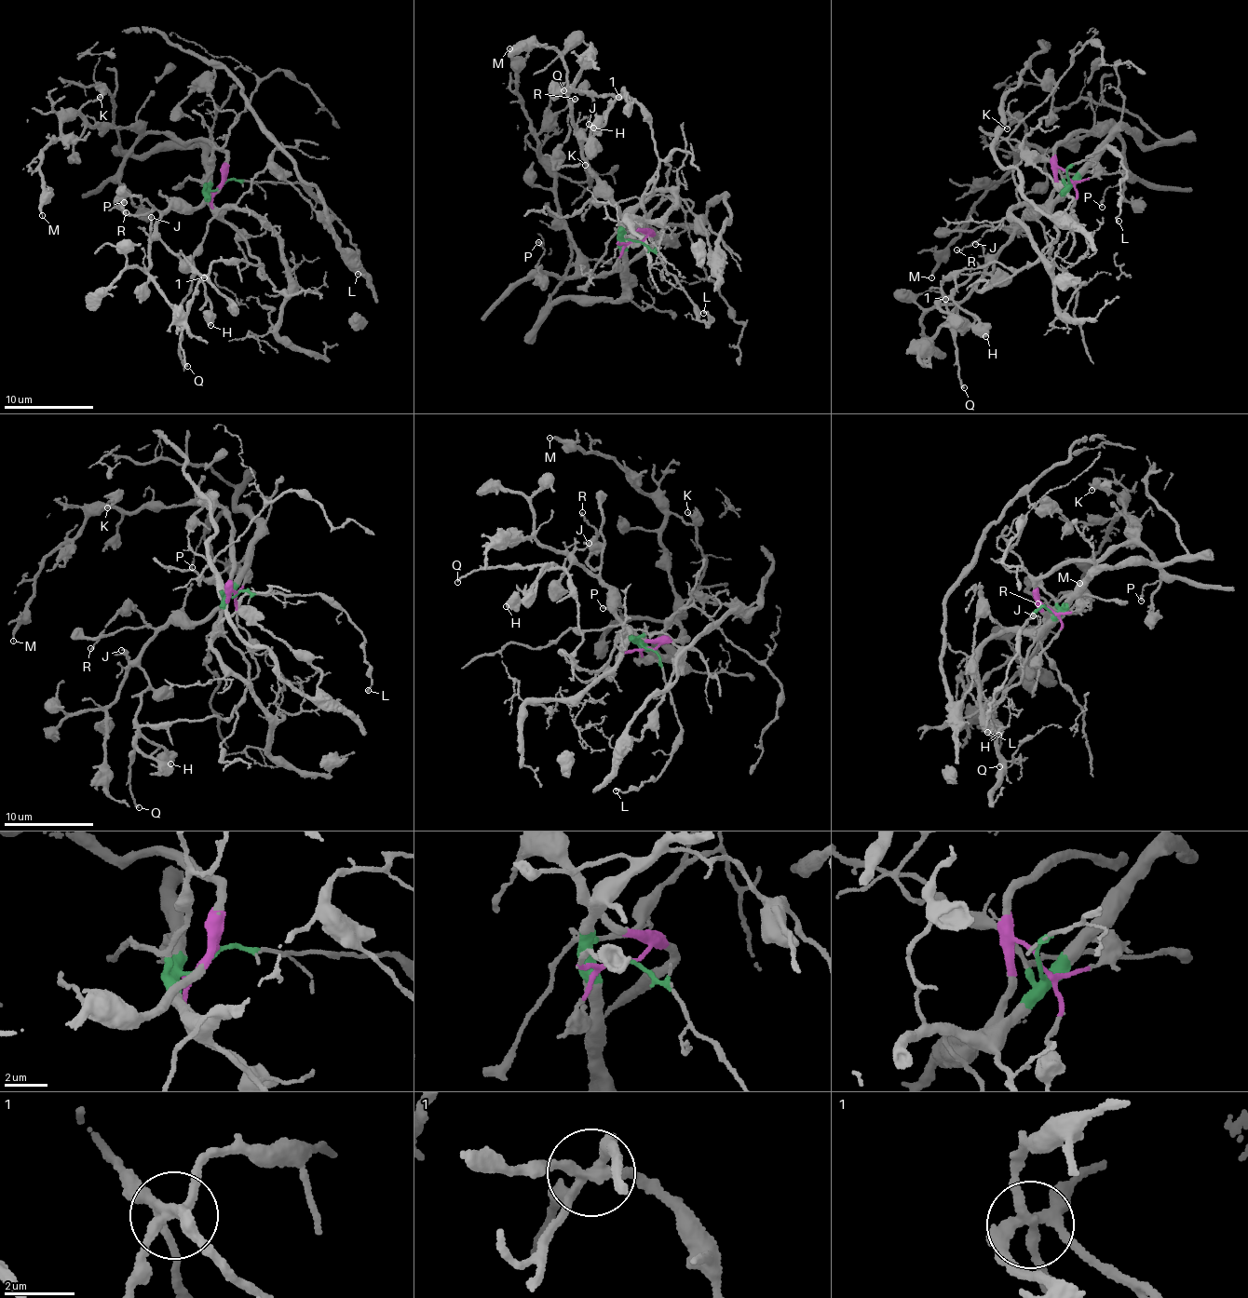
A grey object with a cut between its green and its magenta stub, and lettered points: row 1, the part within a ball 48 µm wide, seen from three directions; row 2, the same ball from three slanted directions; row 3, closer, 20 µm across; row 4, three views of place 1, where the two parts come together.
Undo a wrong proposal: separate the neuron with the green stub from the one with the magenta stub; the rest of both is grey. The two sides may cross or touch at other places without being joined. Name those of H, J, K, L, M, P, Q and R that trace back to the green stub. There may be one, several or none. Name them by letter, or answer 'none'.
L, Q

